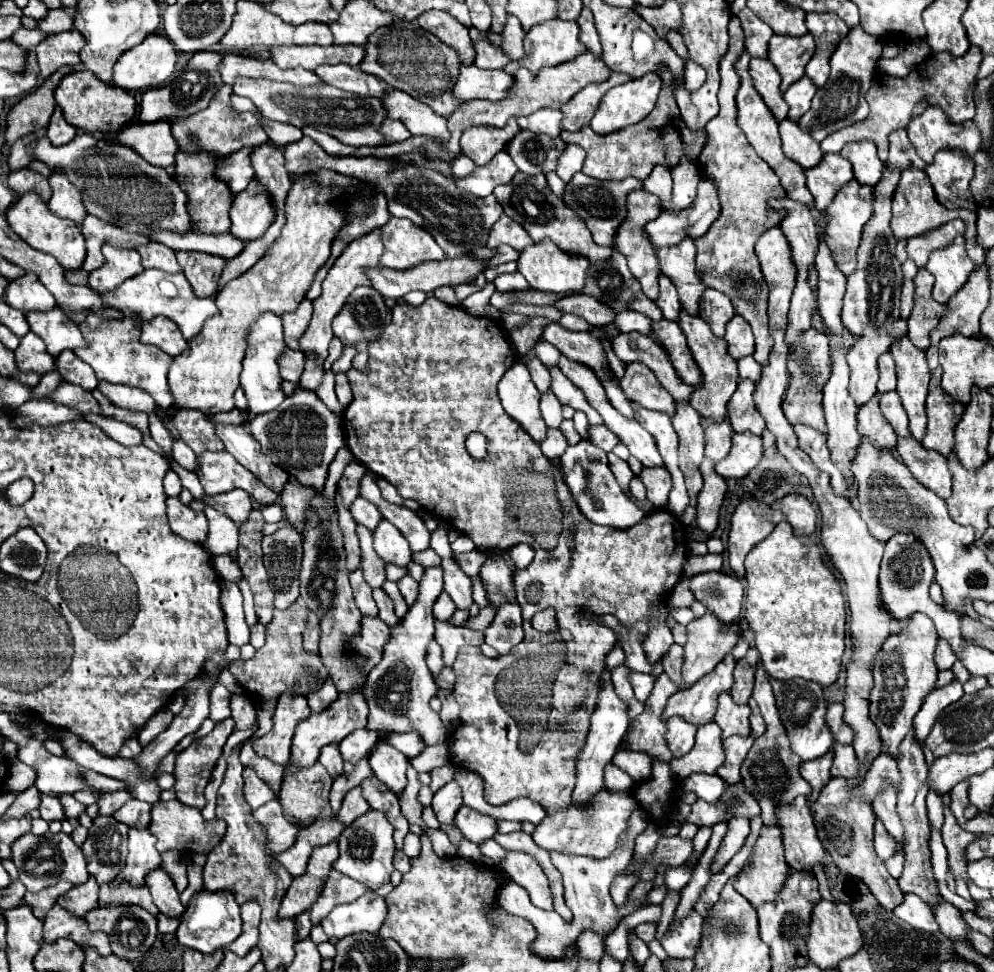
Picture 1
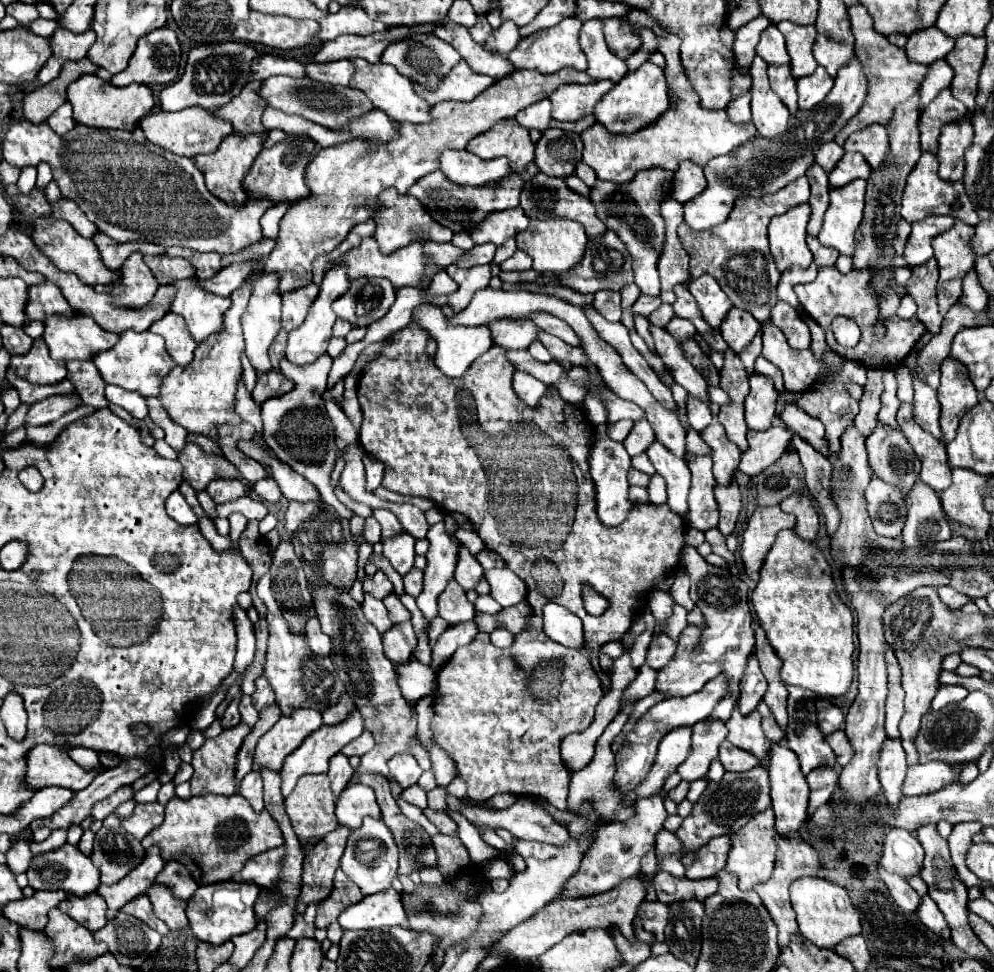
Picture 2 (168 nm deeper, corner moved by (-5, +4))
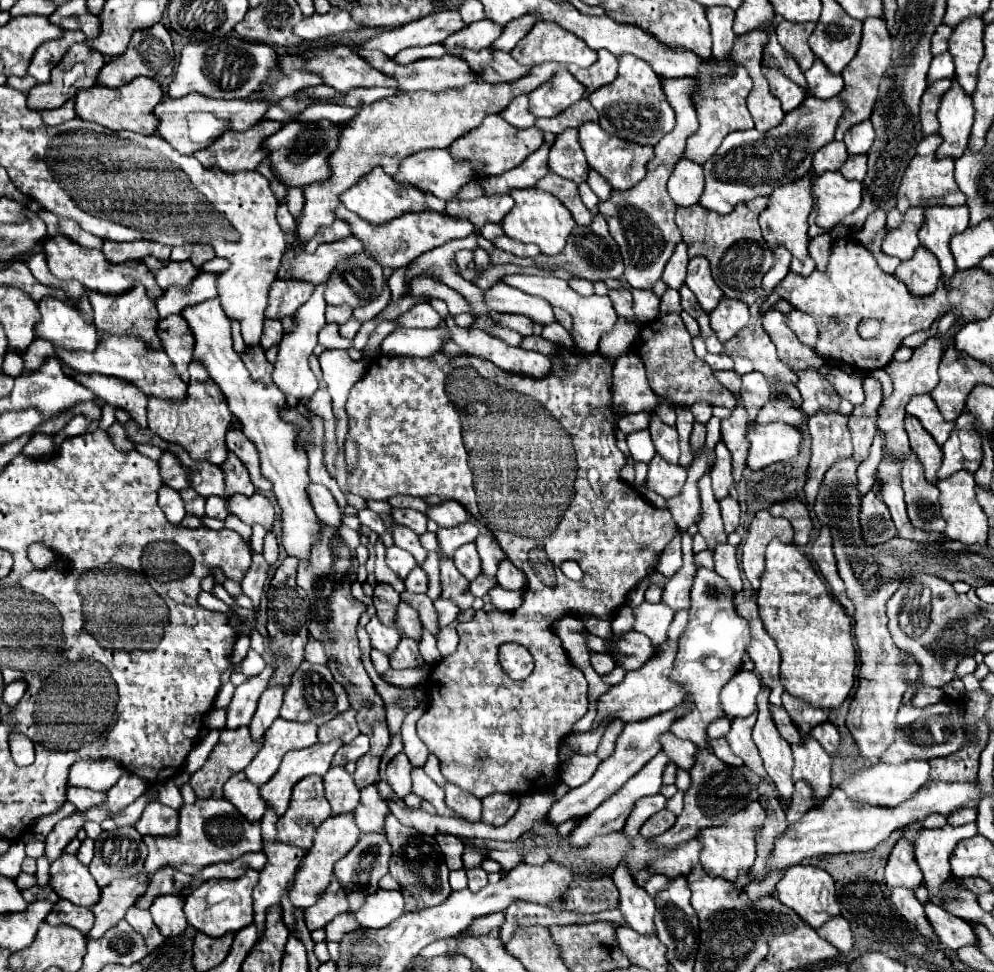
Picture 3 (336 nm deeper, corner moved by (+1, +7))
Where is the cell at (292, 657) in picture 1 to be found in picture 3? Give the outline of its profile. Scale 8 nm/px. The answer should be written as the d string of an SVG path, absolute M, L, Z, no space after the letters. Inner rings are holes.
M303 661L301 667L291 675L291 683L285 689L285 699L281 707L281 717L287 721L311 721L315 725L323 725L333 719L337 713L349 707L349 699L345 687L333 679L333 673L327 665L313 665Z

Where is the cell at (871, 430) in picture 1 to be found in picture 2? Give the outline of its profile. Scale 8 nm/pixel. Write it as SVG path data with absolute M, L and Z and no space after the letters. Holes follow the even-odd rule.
M879 424L879 428L875 428L865 444L873 474L893 488L899 488L903 496L907 496L919 478L921 462L903 432Z

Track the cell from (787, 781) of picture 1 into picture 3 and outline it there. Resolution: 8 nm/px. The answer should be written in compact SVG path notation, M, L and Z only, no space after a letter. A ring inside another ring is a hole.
M753 599L739 601L737 611L741 617L749 621L751 627L751 645L747 649L751 661L755 663L755 671L759 673L759 679L765 689L769 689L769 701L773 705L781 707L781 695L783 695L783 685L779 681L779 649L773 641L773 637L767 635L763 629L763 623L757 613L757 603Z

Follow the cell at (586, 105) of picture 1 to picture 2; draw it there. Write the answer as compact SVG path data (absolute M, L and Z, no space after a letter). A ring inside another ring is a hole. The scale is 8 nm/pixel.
M599 80L591 84L563 84L559 86L551 96L551 116L555 120L569 120L575 122L583 116L593 114L595 104L603 98L603 94L609 92L613 82L609 80Z

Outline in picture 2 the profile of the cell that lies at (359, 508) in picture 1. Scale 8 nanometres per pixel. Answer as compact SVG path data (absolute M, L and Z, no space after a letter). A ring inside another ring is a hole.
M373 510L373 516L383 528L383 538L393 538L393 536L405 532L401 522L393 516L393 512L389 512L389 510Z

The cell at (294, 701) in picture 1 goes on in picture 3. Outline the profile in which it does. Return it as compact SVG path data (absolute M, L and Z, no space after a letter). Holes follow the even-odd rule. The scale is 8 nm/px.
M281 717L263 735L263 747L245 767L245 775L251 783L261 787L267 783L287 751L311 747L317 743L317 725L301 725L297 721L283 721Z

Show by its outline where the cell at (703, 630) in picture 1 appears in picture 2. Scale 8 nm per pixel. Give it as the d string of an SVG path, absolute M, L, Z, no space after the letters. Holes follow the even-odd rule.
M687 626L683 630L683 634L677 640L677 652L671 660L671 664L665 664L661 670L657 670L657 680L655 680L655 690L661 692L665 698L683 698L689 694L699 692L709 680L713 680L715 676L719 676L719 664L691 664L691 648L695 648L695 644L699 642L699 626Z

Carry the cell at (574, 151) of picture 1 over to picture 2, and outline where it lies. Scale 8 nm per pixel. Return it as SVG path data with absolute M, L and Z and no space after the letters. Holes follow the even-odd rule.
M579 162L577 164L577 170L575 170L575 174L589 186L589 188L593 188L595 186L595 182L597 182L597 174L595 174L595 170L591 168L591 166L587 166L587 164L583 164L583 162Z

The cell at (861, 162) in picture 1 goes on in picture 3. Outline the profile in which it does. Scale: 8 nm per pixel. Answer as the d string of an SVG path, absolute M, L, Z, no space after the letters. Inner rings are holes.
M863 121L859 125L855 125L853 129L849 129L845 133L845 147L847 147L847 153L851 155L859 155L859 153L867 153L871 143L875 139L875 129L873 129L873 123L871 121Z

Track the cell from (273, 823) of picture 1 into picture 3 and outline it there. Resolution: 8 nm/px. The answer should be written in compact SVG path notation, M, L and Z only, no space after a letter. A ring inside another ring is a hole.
M199 799L193 805L181 805L177 837L143 837L149 855L145 859L145 873L153 875L159 867L171 865L181 873L199 873L203 867L219 861L235 861L243 853L261 851L259 823L245 821L241 813L227 799Z

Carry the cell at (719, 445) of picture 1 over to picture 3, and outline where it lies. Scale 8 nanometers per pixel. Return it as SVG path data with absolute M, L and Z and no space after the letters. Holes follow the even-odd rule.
M723 441L715 445L715 463L711 467L711 481L713 481L713 491L715 499L723 499L729 495L729 489L733 485L733 475L731 475L731 453L725 447Z

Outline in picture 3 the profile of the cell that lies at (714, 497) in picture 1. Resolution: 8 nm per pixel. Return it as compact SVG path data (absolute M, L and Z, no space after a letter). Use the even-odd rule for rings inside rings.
M727 495L725 499L719 501L719 505L721 505L723 523L725 523L725 533L733 533L735 527L739 525L739 503L737 503L737 499Z

